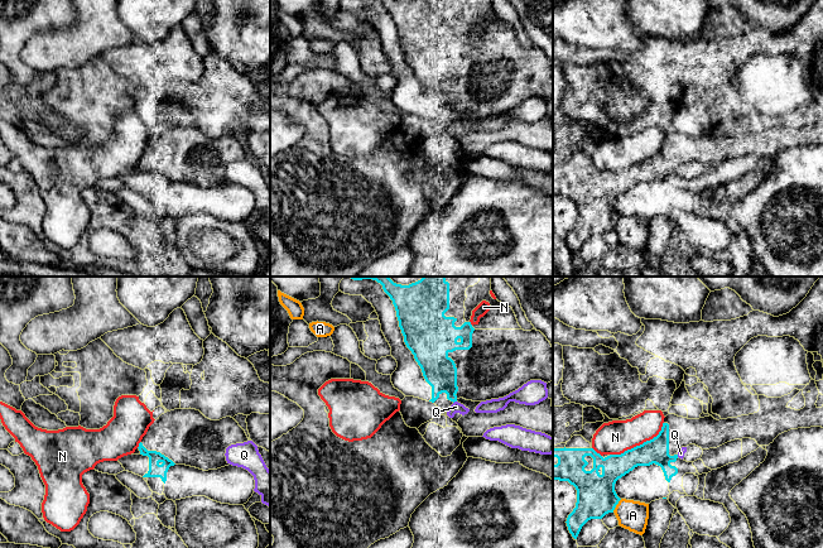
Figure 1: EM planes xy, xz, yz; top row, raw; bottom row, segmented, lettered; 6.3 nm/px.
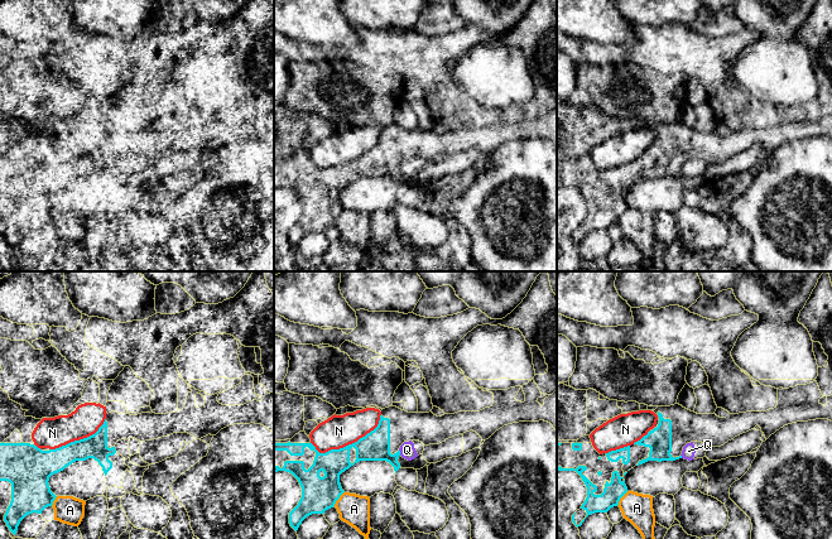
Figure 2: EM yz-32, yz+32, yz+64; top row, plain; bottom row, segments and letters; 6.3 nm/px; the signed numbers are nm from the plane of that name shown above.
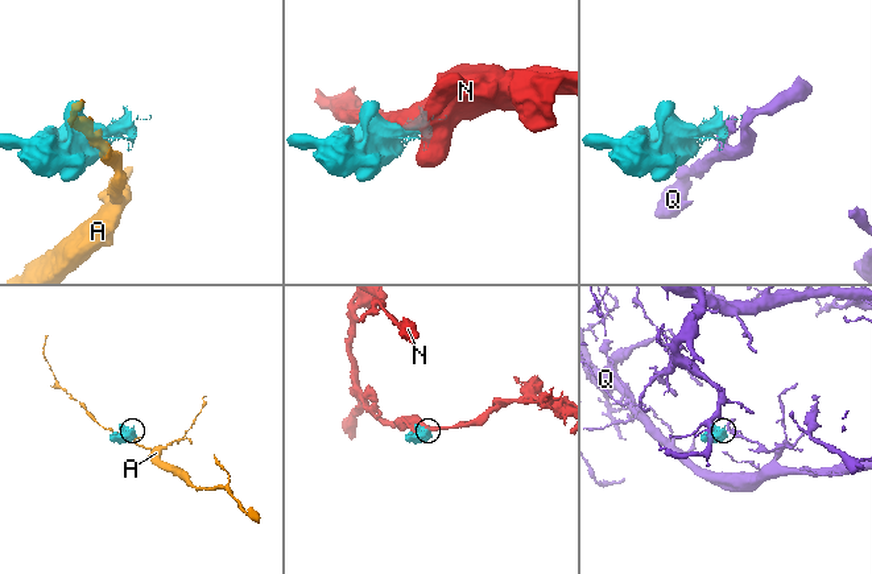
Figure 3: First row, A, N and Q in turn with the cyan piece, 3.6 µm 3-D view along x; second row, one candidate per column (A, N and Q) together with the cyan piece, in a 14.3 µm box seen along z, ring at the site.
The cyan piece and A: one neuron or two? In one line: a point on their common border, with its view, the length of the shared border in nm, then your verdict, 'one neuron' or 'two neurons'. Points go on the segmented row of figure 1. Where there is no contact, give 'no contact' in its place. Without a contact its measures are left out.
yz (616, 504) | 110 nm | two neurons

